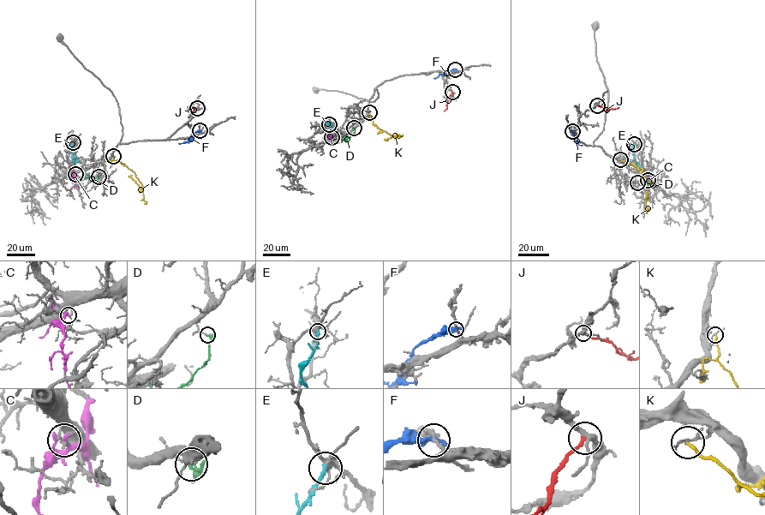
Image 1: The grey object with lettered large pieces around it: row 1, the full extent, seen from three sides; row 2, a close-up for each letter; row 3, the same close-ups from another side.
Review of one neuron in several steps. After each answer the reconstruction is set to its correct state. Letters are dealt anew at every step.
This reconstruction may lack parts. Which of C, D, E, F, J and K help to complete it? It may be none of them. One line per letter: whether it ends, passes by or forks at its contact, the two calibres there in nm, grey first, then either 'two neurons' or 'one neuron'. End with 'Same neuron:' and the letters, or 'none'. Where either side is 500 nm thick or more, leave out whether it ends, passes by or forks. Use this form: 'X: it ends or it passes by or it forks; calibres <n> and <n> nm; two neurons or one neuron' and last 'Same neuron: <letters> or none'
C: it ends; calibres 160 and 240 nm; two neurons
D: it passes by; calibres 150 and 170 nm; two neurons
E: it ends; calibres 280 and 240 nm; two neurons
F: it ends; calibres 200 and 480 nm; two neurons
J: it ends; calibres 240 and 240 nm; two neurons
K: it ends; calibres 100 and 170 nm; two neurons
Same neuron: none

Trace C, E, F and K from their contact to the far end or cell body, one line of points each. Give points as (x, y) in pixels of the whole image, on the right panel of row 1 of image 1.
C: (648, 180), (645, 185), (647, 195)
E: (634, 143), (630, 151), (634, 164), (642, 167)
F: (571, 130), (577, 143), (581, 145)
K: (620, 159), (626, 164), (635, 164), (644, 176), (647, 196), (650, 182)

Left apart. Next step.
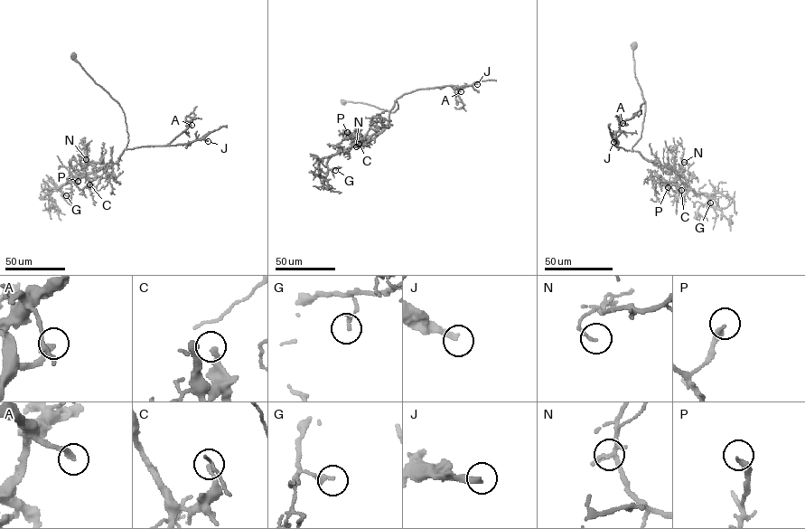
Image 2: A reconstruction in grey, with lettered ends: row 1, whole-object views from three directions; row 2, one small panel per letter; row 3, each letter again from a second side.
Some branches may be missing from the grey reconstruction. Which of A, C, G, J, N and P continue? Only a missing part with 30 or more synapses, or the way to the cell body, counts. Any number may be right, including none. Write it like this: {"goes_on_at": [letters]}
{"goes_on_at": ["A"]}

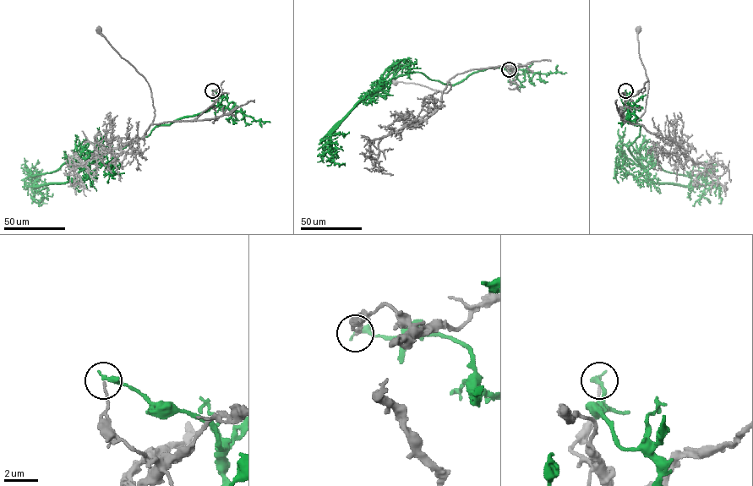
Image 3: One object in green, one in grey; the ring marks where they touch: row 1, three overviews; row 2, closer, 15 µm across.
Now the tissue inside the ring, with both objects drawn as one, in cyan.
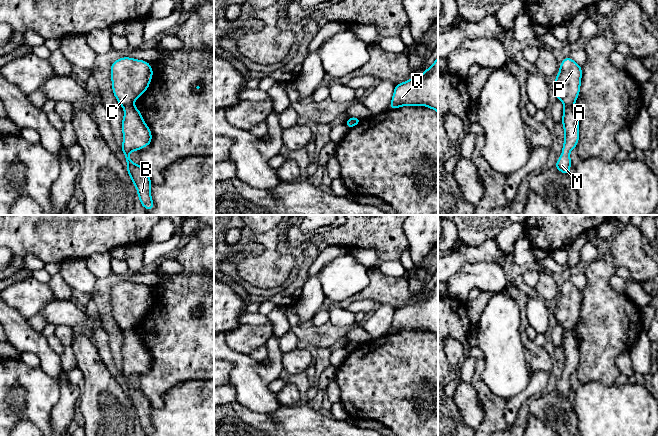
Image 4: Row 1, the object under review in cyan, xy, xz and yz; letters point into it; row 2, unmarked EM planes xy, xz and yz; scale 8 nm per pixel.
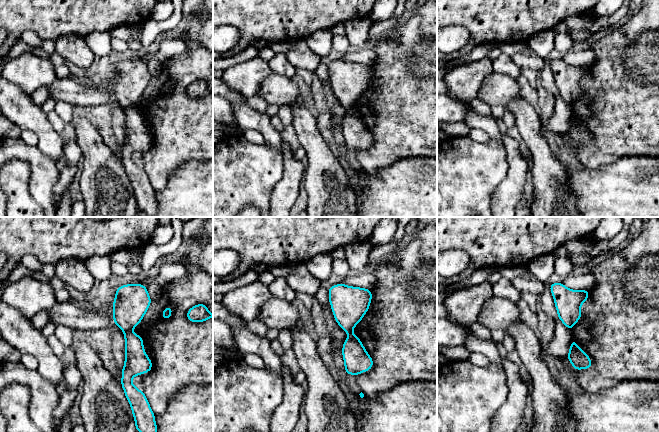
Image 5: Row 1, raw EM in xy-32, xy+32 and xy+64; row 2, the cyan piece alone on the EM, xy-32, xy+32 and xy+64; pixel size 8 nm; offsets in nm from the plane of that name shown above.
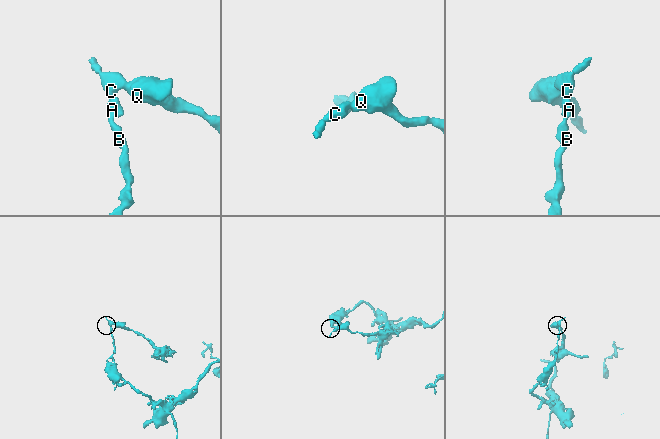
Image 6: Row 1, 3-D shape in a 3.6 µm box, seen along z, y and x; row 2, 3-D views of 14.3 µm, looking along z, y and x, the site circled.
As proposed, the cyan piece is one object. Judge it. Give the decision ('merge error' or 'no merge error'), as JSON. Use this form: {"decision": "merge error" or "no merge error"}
{"decision": "merge error"}

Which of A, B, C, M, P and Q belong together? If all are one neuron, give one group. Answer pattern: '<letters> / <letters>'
A B M / C P Q

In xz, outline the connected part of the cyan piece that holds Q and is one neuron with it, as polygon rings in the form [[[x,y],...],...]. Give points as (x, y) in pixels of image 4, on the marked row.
[[[438,57],[422,75],[413,75],[410,80],[395,86],[389,109],[419,105],[438,113]]]

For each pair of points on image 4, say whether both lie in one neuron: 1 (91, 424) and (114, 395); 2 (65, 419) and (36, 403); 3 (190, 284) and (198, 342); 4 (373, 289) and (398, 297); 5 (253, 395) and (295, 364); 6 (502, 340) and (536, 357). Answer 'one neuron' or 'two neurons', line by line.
1: one neuron
2: two neurons
3: one neuron
4: one neuron
5: two neurons
6: two neurons

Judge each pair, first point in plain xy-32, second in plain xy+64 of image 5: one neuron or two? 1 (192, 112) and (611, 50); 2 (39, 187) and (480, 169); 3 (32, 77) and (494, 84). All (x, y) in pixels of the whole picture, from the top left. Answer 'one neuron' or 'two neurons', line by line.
1: one neuron
2: one neuron
3: two neurons

